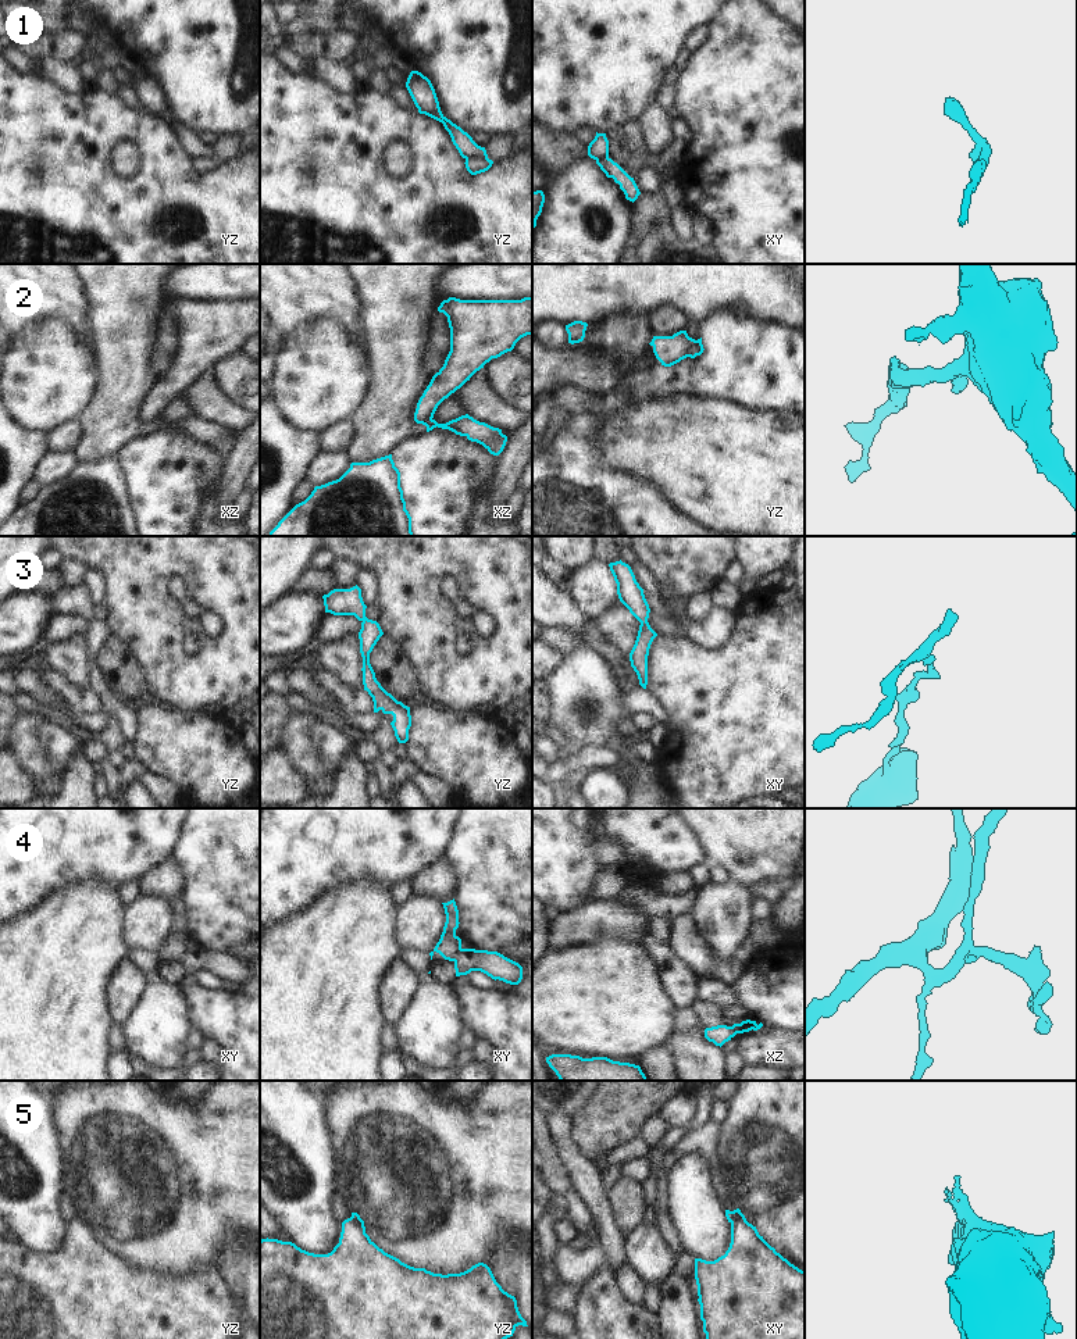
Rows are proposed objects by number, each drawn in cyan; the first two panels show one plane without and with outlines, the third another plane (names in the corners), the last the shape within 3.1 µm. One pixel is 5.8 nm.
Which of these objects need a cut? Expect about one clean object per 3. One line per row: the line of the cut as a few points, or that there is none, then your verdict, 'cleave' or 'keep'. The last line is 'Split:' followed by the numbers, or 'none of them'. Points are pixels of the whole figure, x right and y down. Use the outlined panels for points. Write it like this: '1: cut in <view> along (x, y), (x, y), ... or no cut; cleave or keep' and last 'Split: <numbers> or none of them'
1: cut in yz along (487, 156), (470, 156), (466, 159); cleave
2: cut in yz along (701, 341), (692, 345), (687, 356); cleave
3: no cut; keep
4: cut in xy along (462, 949), (452, 960); cleave
5: cut in xy along (744, 1217), (735, 1218), (731, 1223); cleave
Split: 1, 2, 4, 5

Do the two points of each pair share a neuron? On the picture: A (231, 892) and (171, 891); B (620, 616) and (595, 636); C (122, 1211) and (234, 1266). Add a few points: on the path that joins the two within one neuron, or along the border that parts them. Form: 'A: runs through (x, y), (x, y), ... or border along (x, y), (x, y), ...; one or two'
A: border along (173, 859), (182, 875), (182, 897); two
B: border along (592, 621), (598, 631), (623, 654); two
C: border along (236, 1231), (229, 1231), (217, 1249), (217, 1267); two

